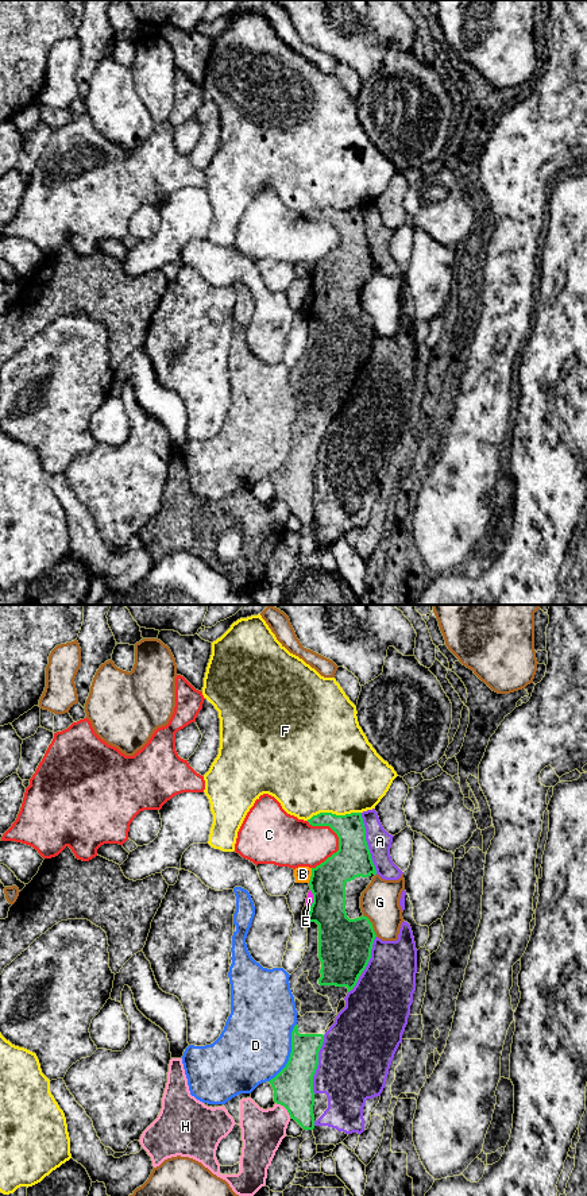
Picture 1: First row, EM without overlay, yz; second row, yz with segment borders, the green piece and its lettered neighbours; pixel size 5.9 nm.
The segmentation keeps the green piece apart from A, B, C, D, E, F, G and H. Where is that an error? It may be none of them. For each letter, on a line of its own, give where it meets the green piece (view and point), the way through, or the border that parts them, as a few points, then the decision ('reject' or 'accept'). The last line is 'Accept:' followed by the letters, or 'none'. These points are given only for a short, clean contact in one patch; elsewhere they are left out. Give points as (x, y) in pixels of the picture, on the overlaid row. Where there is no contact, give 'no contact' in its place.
A: contact yz (366, 844); reject
B: contact yz (312, 875); reject
C: contact yz (339, 840); reject
D: contact yz (290, 1053); reject
E: contact yz (313, 898); reject
F: contact yz (333, 814); reject
G: contact yz (371, 925); reject
H: contact yz (285, 1107); border yz (275, 1102), (290, 1117); reject
Accept: none

